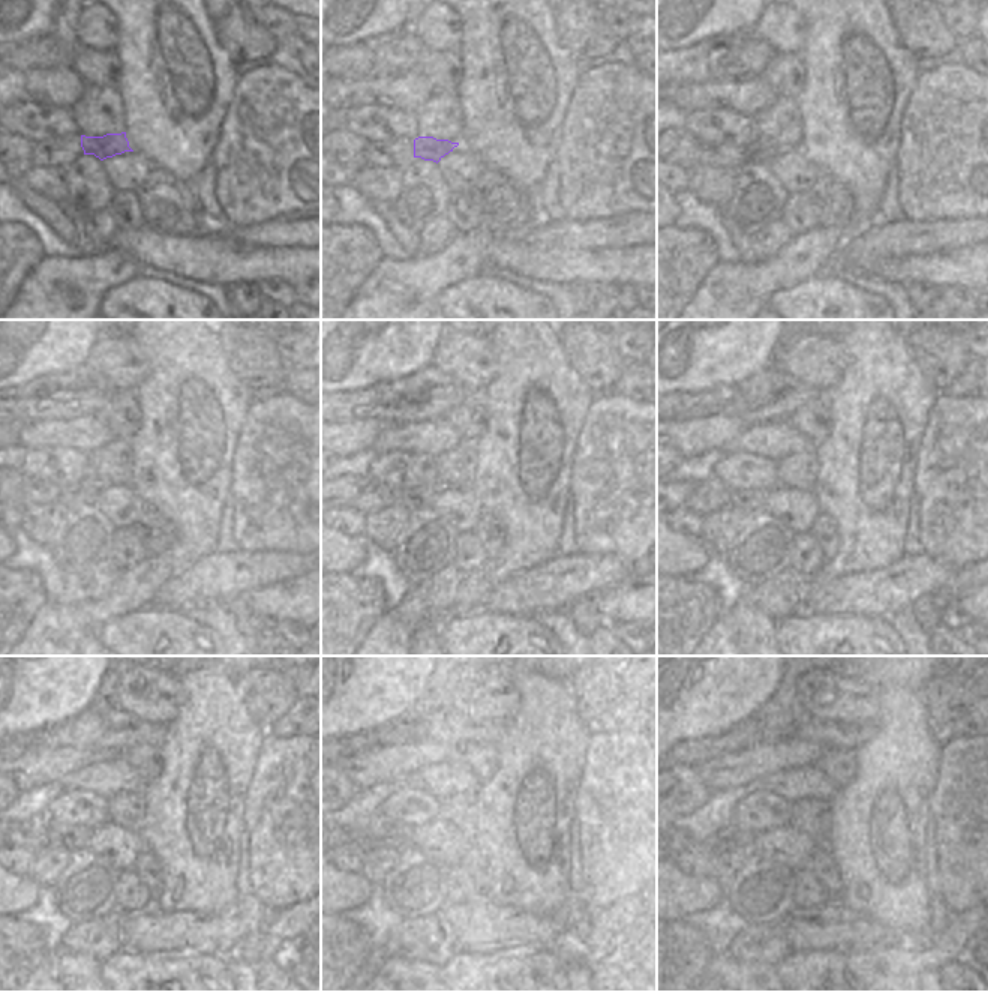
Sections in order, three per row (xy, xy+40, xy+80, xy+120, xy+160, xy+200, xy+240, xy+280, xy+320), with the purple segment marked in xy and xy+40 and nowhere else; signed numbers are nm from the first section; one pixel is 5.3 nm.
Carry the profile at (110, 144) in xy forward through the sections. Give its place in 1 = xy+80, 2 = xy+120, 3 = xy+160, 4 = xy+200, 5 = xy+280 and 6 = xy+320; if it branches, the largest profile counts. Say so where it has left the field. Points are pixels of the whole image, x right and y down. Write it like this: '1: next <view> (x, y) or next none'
1: next xy+80 (762, 150)
2: next xy+120 (87, 489)
3: next xy+160 (423, 496)
4: next xy+200 (747, 499)
5: next xy+280 (387, 833)
6: next xy+320 (736, 845)

